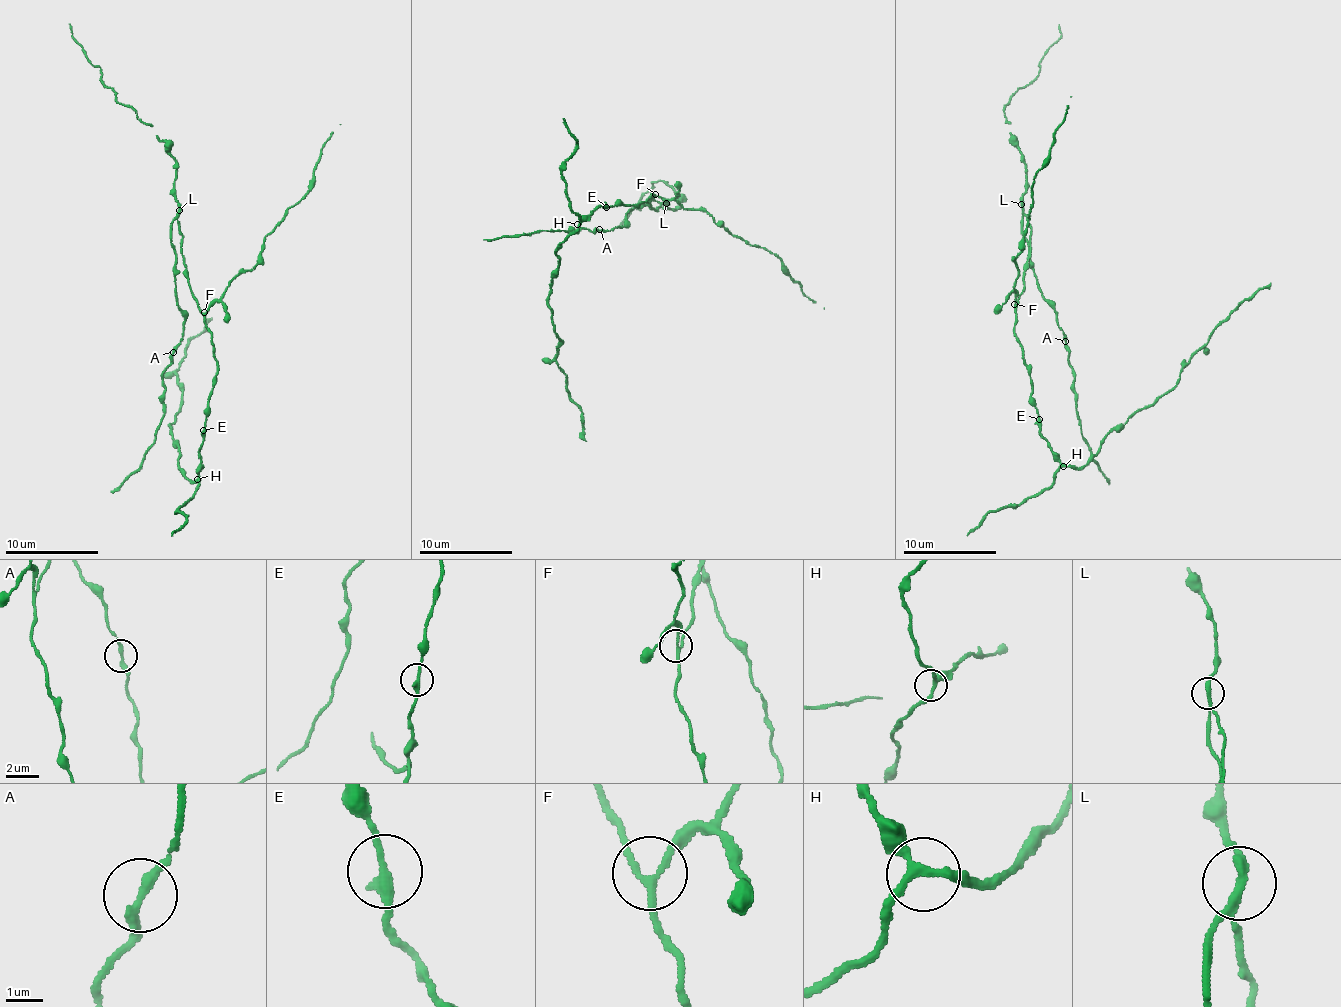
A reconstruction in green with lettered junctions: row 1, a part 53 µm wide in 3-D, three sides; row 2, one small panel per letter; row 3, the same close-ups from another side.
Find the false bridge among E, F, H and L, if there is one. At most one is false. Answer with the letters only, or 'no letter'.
L

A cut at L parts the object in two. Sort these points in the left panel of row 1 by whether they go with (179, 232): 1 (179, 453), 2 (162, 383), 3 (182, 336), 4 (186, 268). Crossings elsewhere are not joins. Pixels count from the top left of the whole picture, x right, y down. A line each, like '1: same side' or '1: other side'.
1: same side
2: other side
3: other side
4: same side

